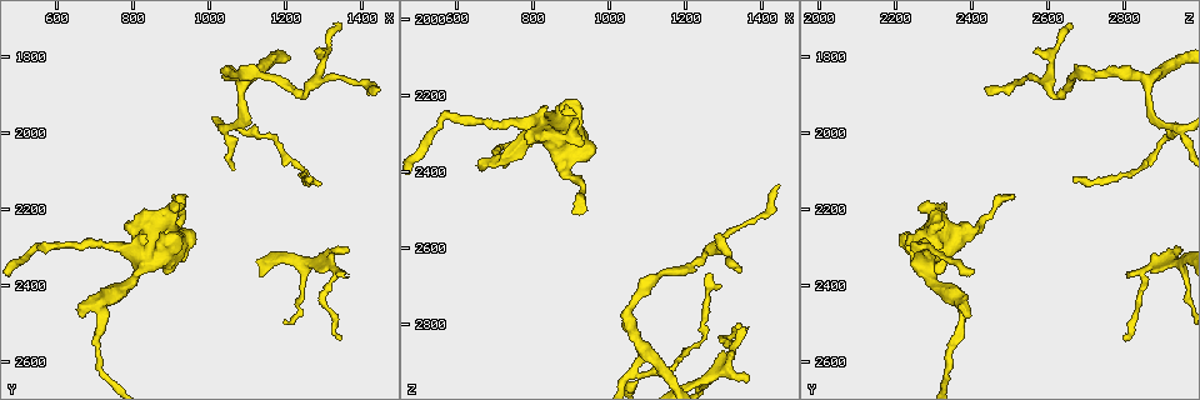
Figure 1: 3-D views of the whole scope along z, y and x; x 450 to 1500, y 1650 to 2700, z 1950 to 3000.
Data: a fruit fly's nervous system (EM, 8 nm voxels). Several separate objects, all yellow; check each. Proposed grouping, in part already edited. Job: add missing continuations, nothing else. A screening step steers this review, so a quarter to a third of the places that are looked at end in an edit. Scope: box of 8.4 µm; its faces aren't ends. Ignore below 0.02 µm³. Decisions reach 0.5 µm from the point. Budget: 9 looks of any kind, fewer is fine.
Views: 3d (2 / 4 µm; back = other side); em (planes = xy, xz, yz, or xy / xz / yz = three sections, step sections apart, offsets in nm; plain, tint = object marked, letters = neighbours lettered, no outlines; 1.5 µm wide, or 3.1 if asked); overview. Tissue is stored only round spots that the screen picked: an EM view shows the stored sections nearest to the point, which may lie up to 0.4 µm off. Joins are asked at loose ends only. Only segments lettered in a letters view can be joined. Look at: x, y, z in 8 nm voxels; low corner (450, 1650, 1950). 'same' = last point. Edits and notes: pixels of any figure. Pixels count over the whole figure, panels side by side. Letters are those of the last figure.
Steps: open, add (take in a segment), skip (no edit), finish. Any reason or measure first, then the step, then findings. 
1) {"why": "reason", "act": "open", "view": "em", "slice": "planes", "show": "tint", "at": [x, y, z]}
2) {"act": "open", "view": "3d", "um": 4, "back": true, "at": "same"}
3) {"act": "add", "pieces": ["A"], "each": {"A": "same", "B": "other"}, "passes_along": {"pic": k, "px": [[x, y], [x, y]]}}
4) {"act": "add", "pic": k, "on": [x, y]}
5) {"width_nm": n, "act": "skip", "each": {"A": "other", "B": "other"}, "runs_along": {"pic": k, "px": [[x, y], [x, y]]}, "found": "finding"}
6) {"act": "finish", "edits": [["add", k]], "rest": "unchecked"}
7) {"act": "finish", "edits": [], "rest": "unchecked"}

{"why": "thin end", "act": "open", "view": "em", "slice": "planes", "show": "plain", "at": [910, 2170, 2510]}

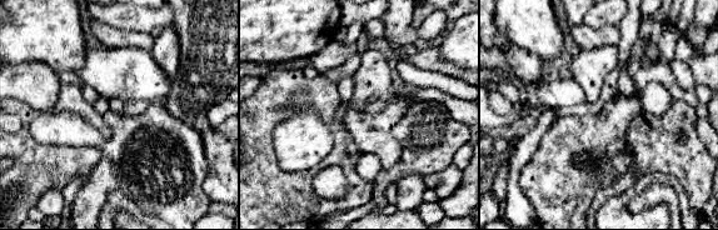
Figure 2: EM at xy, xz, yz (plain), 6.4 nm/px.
{"act": "open", "view": "em", "slice": "planes", "show": "letters", "at": "same"}

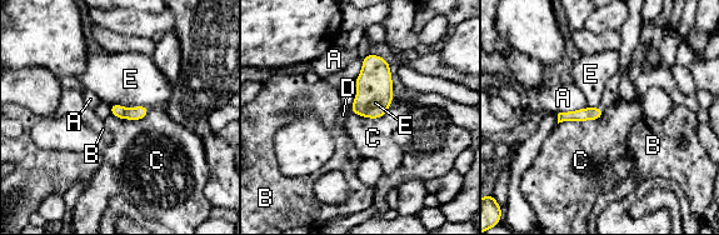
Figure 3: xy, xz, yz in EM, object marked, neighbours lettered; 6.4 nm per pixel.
{"act": "skip", "each": {"A": "other", "B": "other", "C": "other", "D": "other", "E": "other"}, "runs_along": {"pic": 3, "px": [[599, 110], [595, 114], [560, 118]]}, "found": "no lettered segment goes on from it"}

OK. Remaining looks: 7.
{"why": "branch stops here", "act": "open", "view": "em", "slice": "planes", "show": "letters", "at": [780, 2245, 2305]}

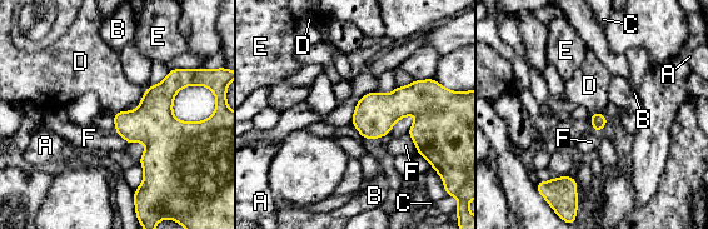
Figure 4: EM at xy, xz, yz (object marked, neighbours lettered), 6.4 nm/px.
{"longest_contact_nm": ["F", 140], "act": "skip", "each": {"A": "other", "B": "other", "C": "other", "D": "other", "E": "other", "F": "other"}, "border": {"pic": 4, "px": [[125, 109], [113, 114]]}, "found": "no lettered segment goes on from it"}

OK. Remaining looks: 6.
{"why": "branch stops here", "act": "open", "view": "em", "slice": "xz", "step": 8, "show": "tint", "at": [660, 2485, 2400]}

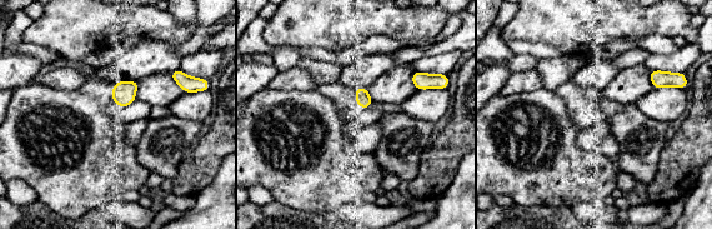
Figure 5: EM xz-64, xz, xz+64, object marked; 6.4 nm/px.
{"why": "what lies round it", "act": "open", "view": "em", "slice": "xz", "step": 8, "show": "letters", "at": "same"}

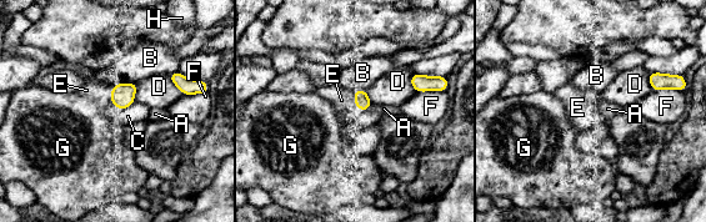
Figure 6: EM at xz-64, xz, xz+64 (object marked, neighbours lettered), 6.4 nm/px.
{"width_nm": 100, "act": "add", "pieces": ["E"], "each": {"A": "other", "B": "other", "C": "other", "D": "other", "E": "same", "F": "other", "G": "other", "H": "other"}, "found": "it goes on there"}

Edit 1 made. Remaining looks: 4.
{"why": "redraw", "act": "open", "view": "overview"}

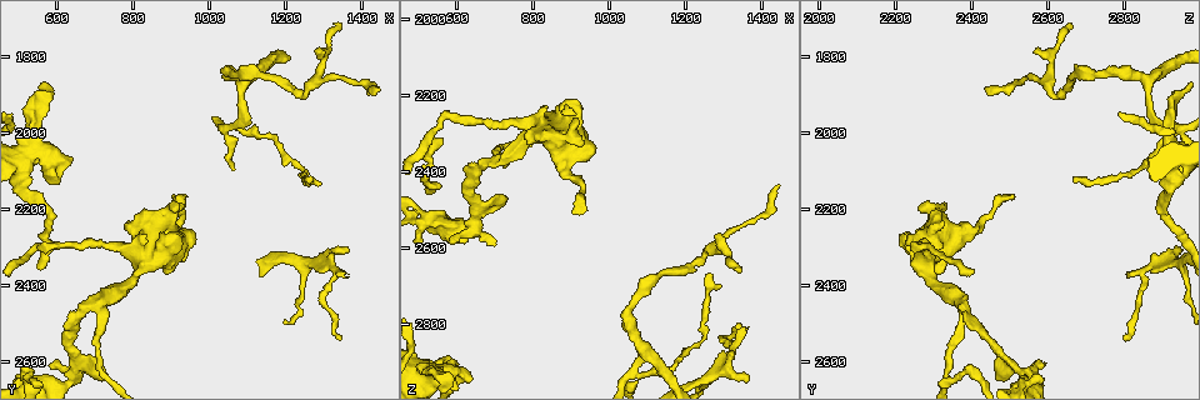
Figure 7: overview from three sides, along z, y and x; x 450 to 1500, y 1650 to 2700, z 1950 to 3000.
{"why": "branch stops here", "act": "open", "view": "em", "slice": "planes", "show": "tint", "at": [1350, 2545, 2805]}

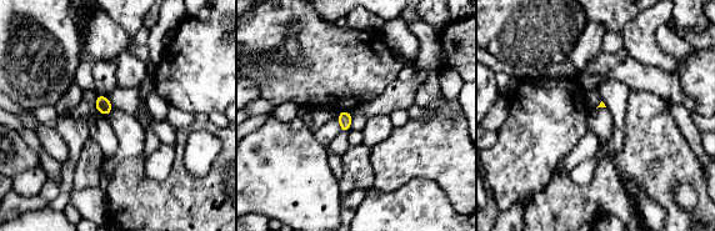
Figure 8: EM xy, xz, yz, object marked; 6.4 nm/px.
{"why": "what lies round it", "act": "open", "view": "em", "slice": "planes", "show": "letters", "at": "same"}

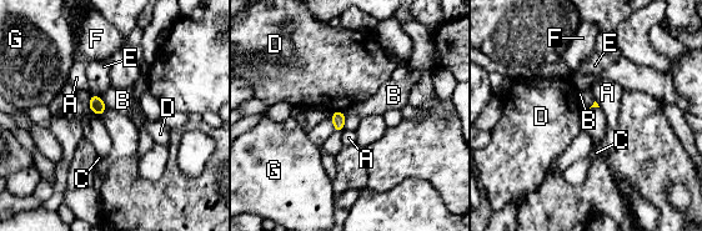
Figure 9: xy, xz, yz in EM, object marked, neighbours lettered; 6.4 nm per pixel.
{"act": "skip", "each": {"A": "other", "B": "other", "C": "other", "D": "other", "E": "other", "F": "other", "G": "other"}, "border": {"pic": 9, "px": [[100, 96], [108, 109]]}, "found": "no lettered segment goes on from it"}

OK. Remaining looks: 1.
{"act": "finish", "edits": [["add", 6]], "rest": "unchecked"}

